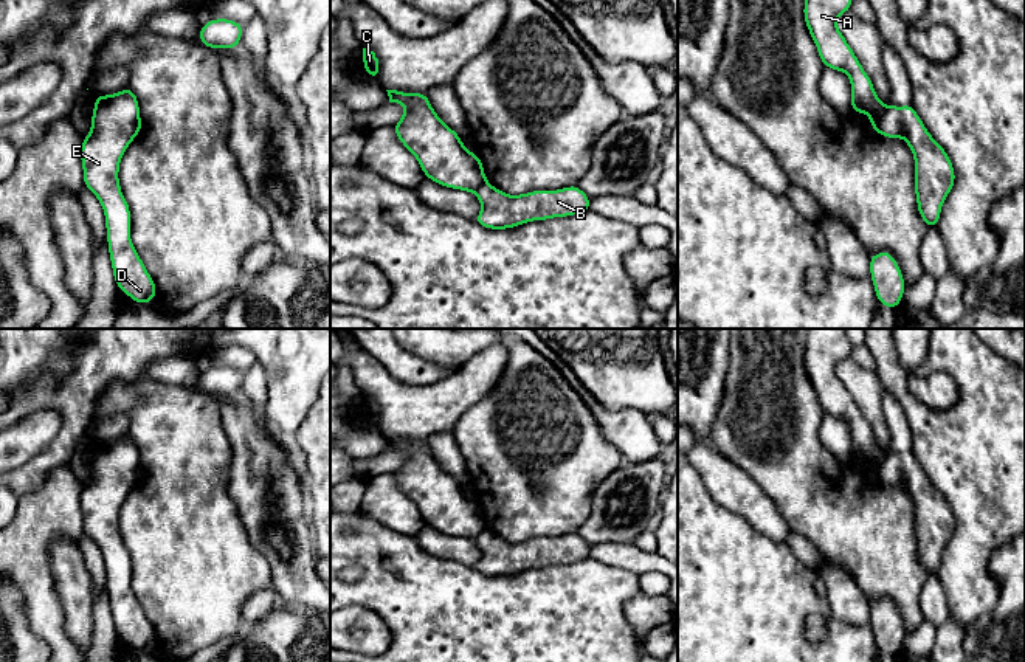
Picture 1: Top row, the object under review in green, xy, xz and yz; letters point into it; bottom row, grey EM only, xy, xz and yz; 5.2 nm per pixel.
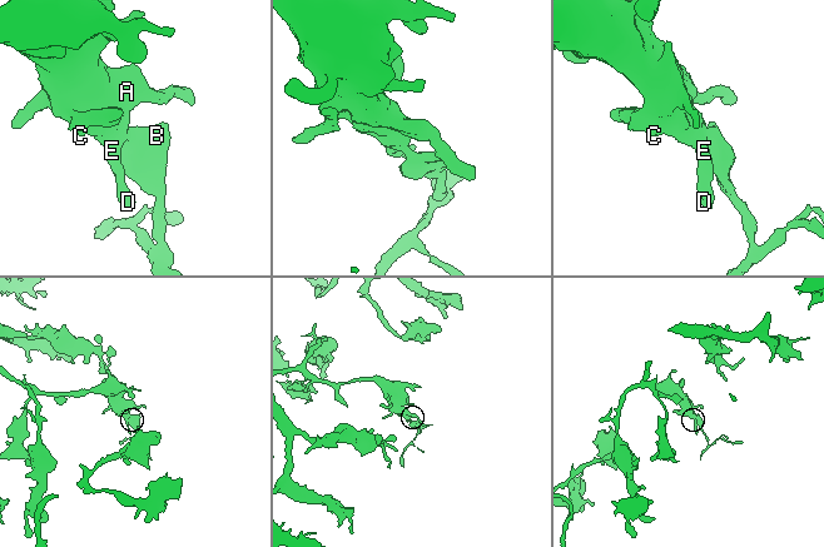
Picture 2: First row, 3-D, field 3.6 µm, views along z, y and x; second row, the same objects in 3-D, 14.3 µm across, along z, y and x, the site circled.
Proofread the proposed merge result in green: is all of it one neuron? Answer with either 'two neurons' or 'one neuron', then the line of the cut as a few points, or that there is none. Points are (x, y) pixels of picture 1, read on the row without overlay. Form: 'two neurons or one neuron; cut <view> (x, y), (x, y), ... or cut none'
two neurons; cut yz (887, 455), (880, 468), (880, 481)

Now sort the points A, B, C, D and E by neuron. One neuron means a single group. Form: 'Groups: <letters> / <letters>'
Groups: A C D E / B

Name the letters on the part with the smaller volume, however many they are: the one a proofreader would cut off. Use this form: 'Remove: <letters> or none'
Remove: B

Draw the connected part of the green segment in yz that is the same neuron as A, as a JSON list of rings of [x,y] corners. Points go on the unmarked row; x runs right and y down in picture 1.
[[[808,329],[803,364],[825,415],[848,422],[851,459],[854,462],[865,459],[870,464],[870,473],[881,482],[879,468],[887,454],[878,447],[868,422],[836,374],[837,364],[851,358],[851,350],[845,329]]]

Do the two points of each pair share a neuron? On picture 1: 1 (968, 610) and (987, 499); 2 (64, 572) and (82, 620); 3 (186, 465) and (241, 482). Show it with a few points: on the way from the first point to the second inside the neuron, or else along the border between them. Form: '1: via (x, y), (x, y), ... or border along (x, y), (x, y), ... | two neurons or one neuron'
1: via (968, 582), (968, 551), (982, 527) | one neuron
2: via (73, 585), (78, 608) | one neuron
3: border along (228, 441), (231, 448), (228, 495), (238, 513) | two neurons

